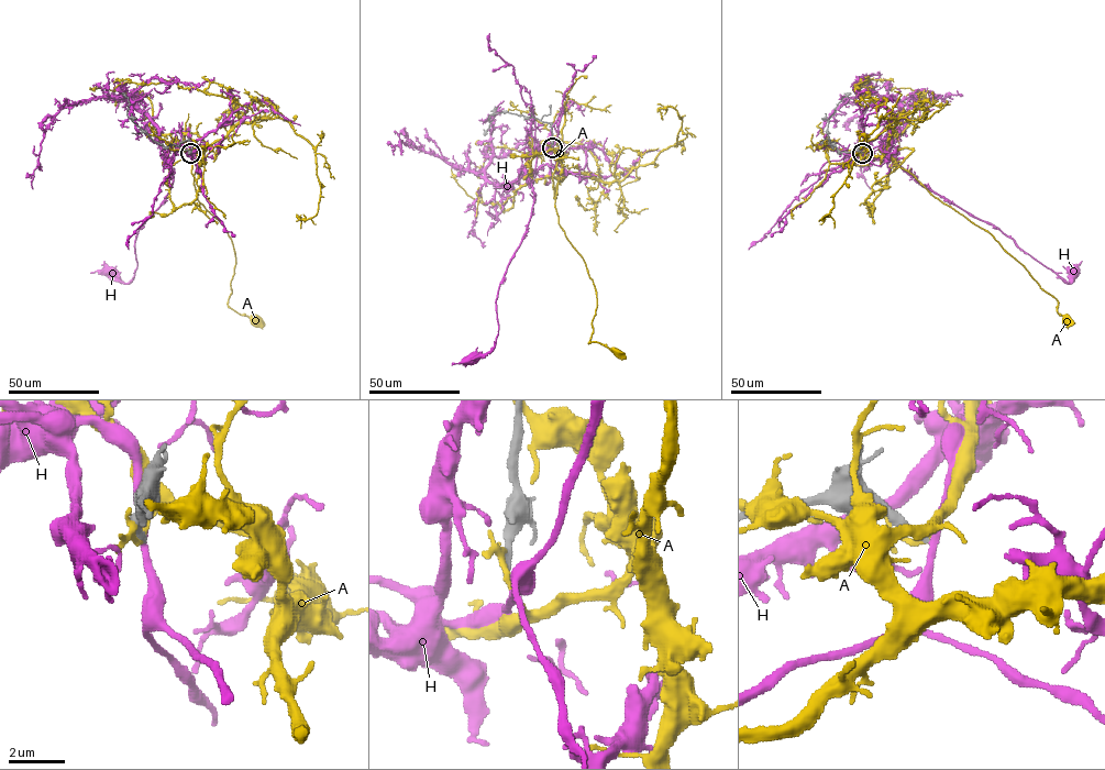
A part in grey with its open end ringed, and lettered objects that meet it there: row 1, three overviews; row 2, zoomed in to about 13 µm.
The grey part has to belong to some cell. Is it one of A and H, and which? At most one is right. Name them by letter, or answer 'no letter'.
no letter

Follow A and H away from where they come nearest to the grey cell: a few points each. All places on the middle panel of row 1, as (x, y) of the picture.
A: (551, 146), (561, 146), (564, 173), (555, 198), (559, 223), (596, 292), (588, 342), (616, 353)
H: (552, 147), (536, 149), (528, 160), (526, 172), (533, 204), (526, 232), (499, 288), (495, 345), (473, 359)

